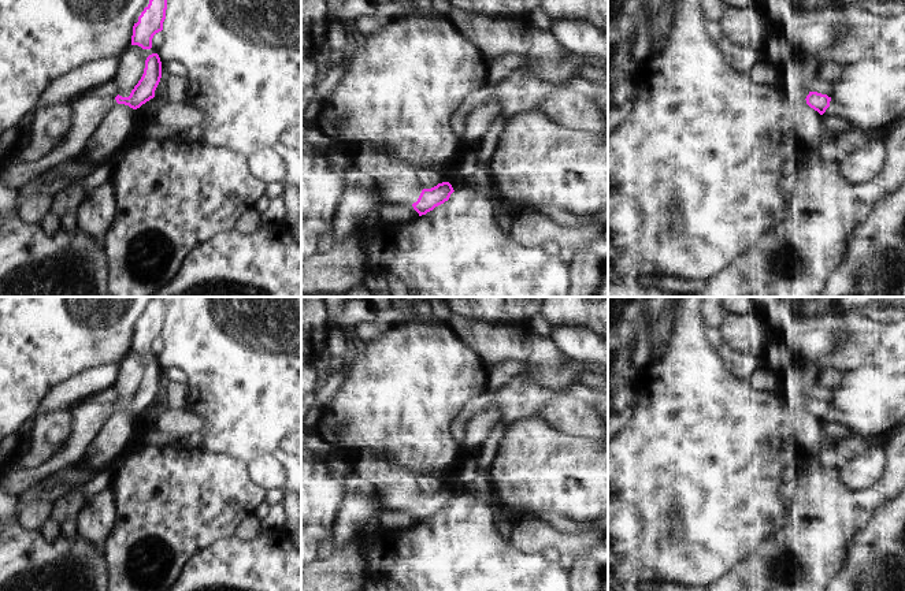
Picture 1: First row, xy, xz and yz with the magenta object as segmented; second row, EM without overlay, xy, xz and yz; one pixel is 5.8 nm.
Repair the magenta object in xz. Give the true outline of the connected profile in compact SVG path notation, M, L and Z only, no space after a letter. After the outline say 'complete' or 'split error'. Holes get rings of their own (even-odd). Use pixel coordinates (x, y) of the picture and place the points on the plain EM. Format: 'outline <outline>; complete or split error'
outline M348 449L346 456L360 461L359 472L379 488L381 499L389 509L411 510L419 523L448 508L455 498L449 488L426 495L420 488L418 475L386 461L383 456L377 453Z; split error

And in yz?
outline M809 398L805 406L811 415L813 415L820 421L823 421L826 416L830 413L831 404L828 404L827 401L817 399L817 398Z; complete

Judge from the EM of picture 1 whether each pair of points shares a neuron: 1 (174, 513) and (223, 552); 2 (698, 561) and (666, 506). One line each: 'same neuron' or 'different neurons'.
1: different neurons
2: same neuron

